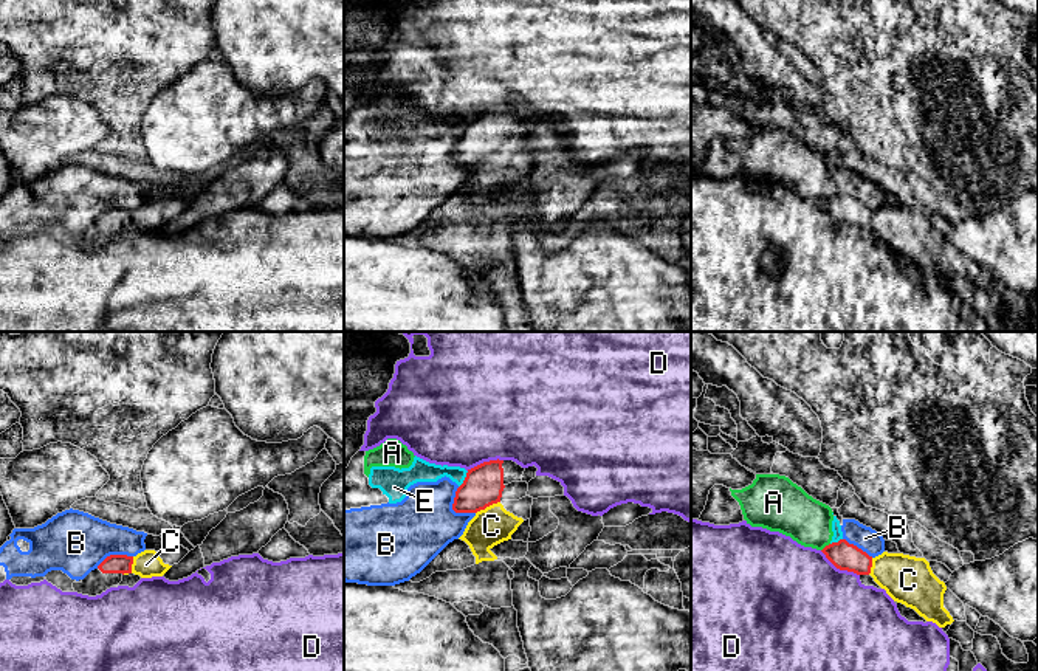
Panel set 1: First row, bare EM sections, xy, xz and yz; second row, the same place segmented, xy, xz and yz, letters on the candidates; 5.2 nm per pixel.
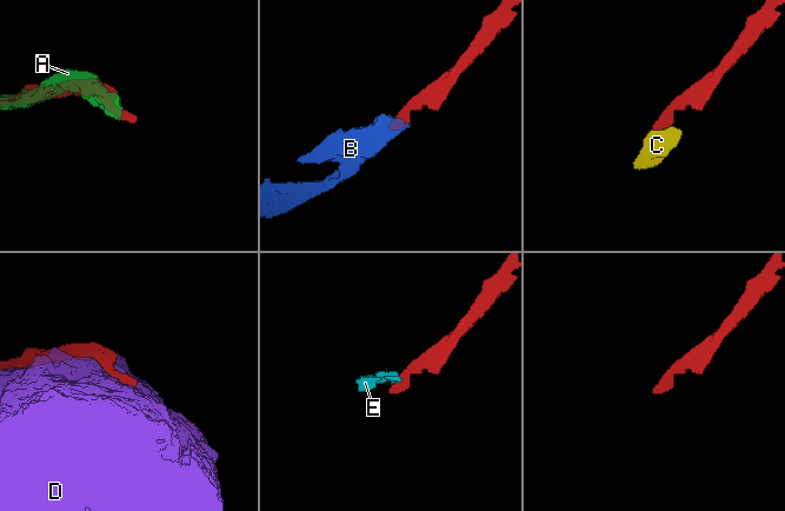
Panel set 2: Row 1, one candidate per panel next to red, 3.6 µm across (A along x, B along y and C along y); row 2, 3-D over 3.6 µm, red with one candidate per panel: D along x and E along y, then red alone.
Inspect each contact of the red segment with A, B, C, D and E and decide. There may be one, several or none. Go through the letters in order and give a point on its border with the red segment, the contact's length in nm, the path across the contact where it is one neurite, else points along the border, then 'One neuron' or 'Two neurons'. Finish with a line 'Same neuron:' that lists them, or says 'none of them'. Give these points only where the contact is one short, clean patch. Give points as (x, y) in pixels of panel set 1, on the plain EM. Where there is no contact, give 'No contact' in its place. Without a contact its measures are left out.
A: Touches red at yz (824, 200). Shared border 60 nm. Two neurons
B: Touches red at xz (453, 161). Shared border 170 nm. Boundary: xz (457, 140), (453, 161), (456, 165), (474, 166). Two neurons
C: Touches red at xz (487, 158). Shared border 140 nm. Path across: xz (484, 137), (487, 158), (491, 178). One neuron
D: Touches red at yz (840, 222). Shared border 240 nm. Two neurons
E: Touches red at xz (465, 132). Shared border 100 nm. Boundary: xz (468, 124), (459, 140). Two neurons
Same neuron: C

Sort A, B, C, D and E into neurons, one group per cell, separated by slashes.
A B E / C / D

